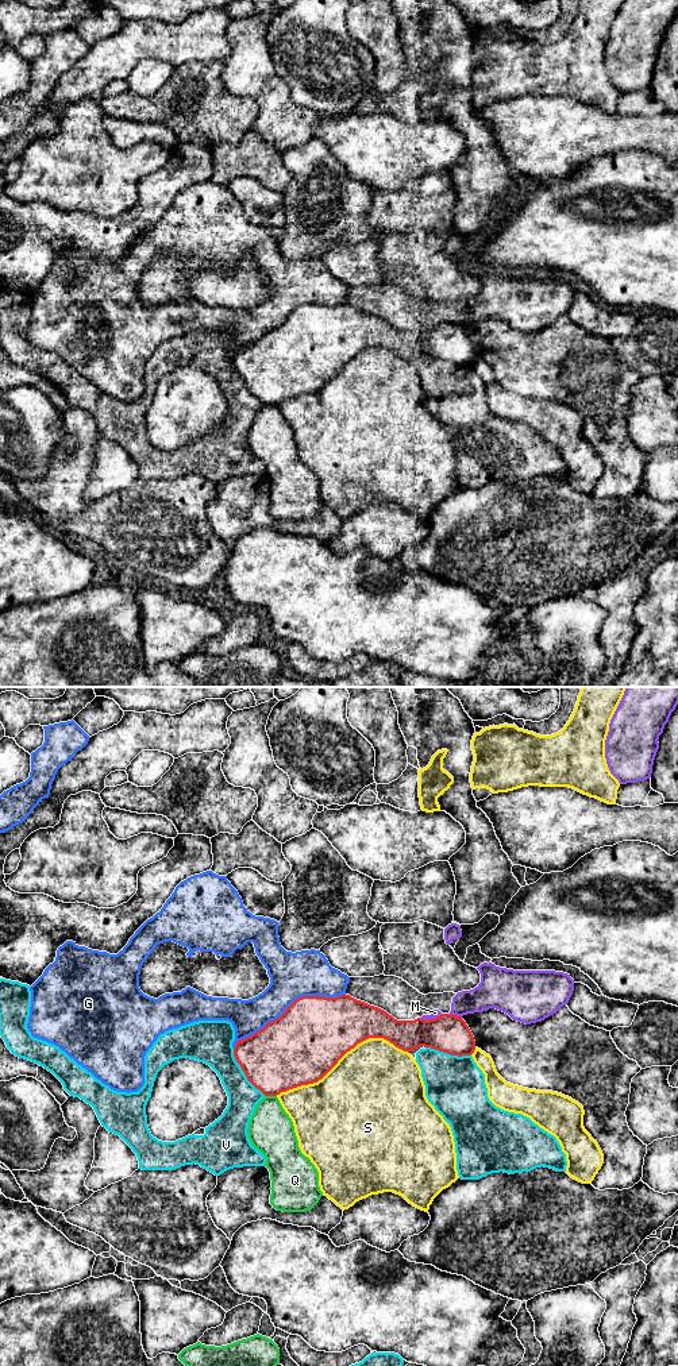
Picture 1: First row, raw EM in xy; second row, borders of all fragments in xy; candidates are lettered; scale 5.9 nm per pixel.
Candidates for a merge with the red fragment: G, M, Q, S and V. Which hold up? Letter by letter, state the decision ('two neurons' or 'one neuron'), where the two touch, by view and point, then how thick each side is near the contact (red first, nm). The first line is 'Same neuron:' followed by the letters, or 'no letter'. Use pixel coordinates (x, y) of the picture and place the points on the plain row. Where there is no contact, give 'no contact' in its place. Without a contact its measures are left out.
Same neuron: no letter
G: two neurons | xy (288, 316) | 440/280 nm
M: two neurons | xy (431, 328) | 220/50 nm
Q: two neurons | xy (270, 404) | 400/280 nm
S: two neurons | xy (342, 365) | 440/500 nm
V: two neurons | xy (243, 379) | 400/240 nm

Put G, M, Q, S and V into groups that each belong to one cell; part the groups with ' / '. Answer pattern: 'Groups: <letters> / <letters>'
Groups: G / M / Q / S / V

